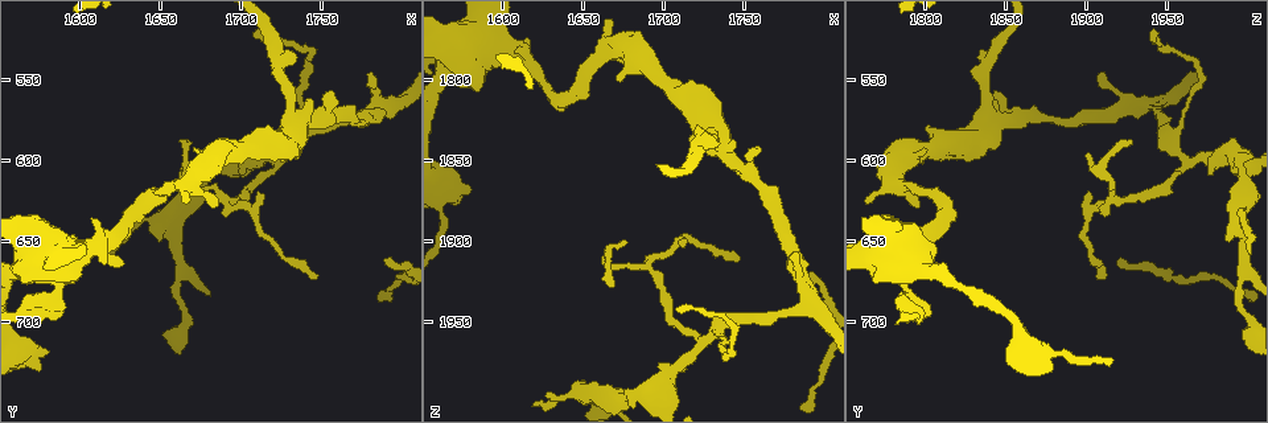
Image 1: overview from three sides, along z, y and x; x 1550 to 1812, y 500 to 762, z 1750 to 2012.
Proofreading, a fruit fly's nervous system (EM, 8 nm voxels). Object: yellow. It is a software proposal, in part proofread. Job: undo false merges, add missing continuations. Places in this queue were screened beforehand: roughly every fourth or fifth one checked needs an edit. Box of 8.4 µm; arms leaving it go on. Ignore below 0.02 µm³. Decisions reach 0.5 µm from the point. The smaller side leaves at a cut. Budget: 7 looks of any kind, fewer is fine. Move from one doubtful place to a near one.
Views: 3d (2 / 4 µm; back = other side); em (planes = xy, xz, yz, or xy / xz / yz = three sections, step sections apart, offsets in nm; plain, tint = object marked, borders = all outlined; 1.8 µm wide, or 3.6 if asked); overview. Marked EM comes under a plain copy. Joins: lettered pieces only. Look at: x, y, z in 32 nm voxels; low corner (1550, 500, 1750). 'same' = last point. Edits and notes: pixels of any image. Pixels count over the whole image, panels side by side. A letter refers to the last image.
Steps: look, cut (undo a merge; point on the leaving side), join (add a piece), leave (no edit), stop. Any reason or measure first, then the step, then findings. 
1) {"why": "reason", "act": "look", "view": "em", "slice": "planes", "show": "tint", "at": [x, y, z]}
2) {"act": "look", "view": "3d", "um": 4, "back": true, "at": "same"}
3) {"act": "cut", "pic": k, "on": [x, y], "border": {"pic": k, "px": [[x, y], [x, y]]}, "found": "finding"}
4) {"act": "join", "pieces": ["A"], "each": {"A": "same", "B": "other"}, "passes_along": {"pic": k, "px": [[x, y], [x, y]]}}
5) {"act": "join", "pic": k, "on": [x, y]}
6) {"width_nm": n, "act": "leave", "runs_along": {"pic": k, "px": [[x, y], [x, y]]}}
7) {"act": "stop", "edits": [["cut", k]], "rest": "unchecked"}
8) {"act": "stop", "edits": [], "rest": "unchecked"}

{"why": "abrupt turn", "act": "look", "view": "em", "slice": "planes", "show": "borders", "at": [1738, 582, 1950]}

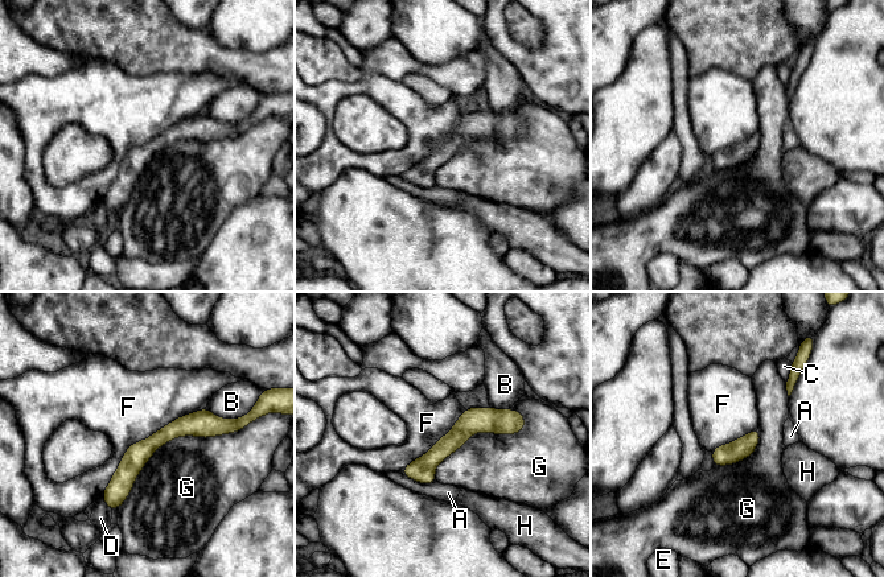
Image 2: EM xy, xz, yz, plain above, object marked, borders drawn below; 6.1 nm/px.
{"act": "leave", "each": {"A": "other", "B": "other", "C": "other", "D": "other", "E": "other", "F": "other", "G": "other", "H": "other"}, "runs_along": {"pic": 2, "px": [[225, 425], [161, 436], [107, 498]]}, "found": "all the same neuron"}

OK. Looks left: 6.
{"why": "abrupt turn", "act": "look", "view": "3d", "um": 4, "back": true, "at": [1694, 626, 1920]}

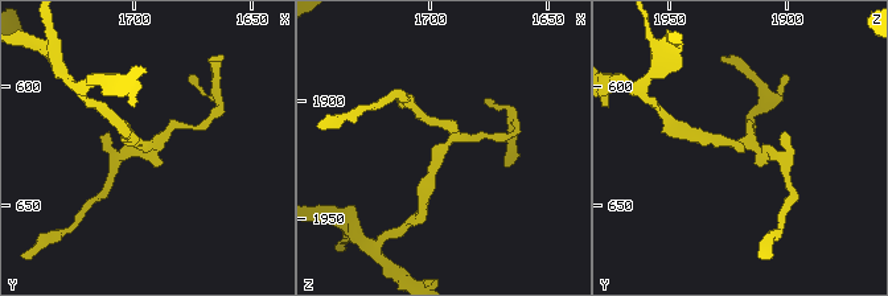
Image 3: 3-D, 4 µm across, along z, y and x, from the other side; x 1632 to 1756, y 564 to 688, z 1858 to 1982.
{"why": "need the tissue", "act": "look", "view": "em", "slice": "planes", "show": "tint", "at": [1693, 625, 1919]}

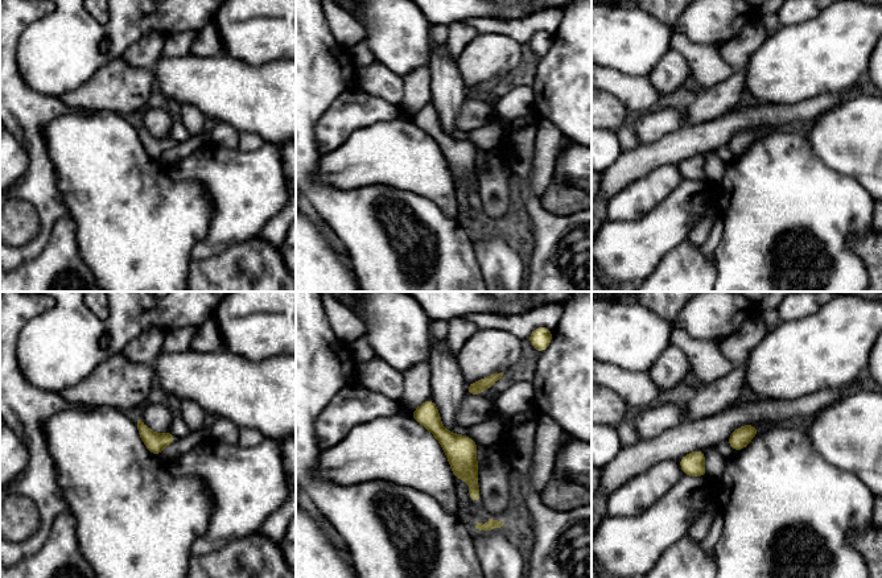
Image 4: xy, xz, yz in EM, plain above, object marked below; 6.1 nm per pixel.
{"act": "look", "view": "em", "slice": "planes", "show": "borders", "at": "same"}

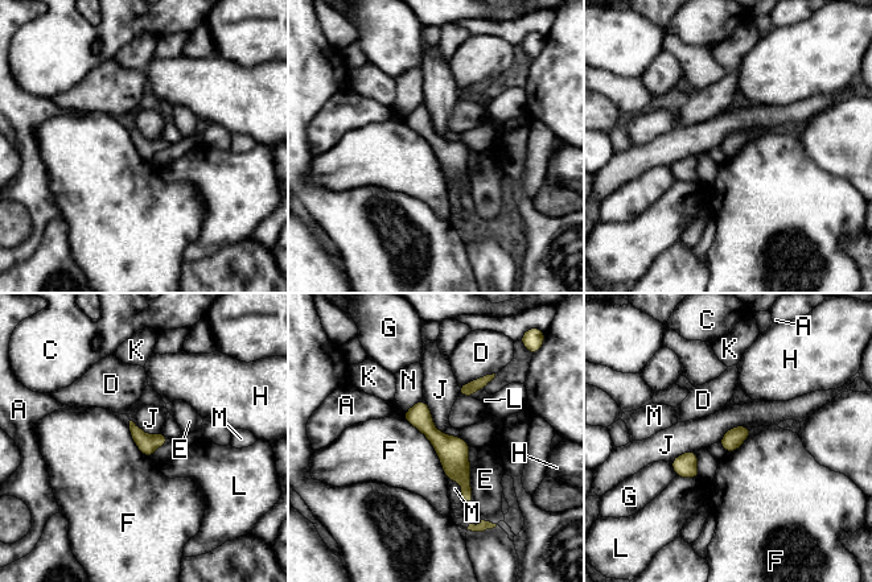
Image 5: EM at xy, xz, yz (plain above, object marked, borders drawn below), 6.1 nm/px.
{"width_nm": 110, "act": "leave", "each": {"A": "other", "C": "other", "D": "other", "E": "other", "F": "other", "G": "other", "H": "other", "J": "other", "K": "other", "L": "other", "M": "other", "N": "other"}, "runs_along": {"pic": 5, "px": [[419, 405], [469, 499]]}, "found": "all the same neuron"}

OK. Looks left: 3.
{"why": "sudden change in width", "act": "look", "view": "em", "slice": "planes", "show": "borders", "at": [1580, 688, 1788]}

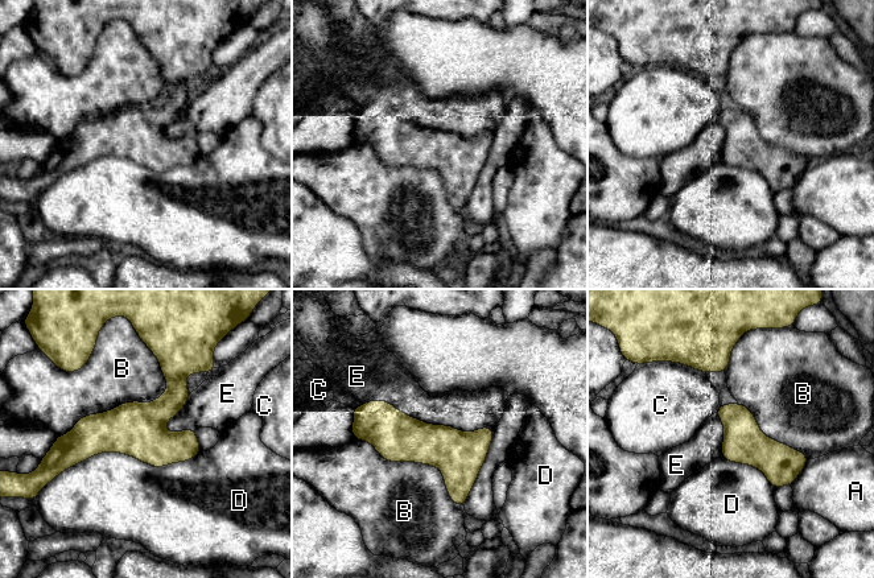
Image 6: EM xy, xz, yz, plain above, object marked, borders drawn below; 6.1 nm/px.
{"act": "leave", "each": {"A": "other", "B": "other", "C": "other", "D": "other", "E": "other"}, "runs_along": {"pic": 6, "px": [[185, 370], [139, 429], [65, 444]]}, "found": "all the same neuron"}

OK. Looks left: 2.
{"act": "stop", "edits": [], "rest": "unchecked"}

